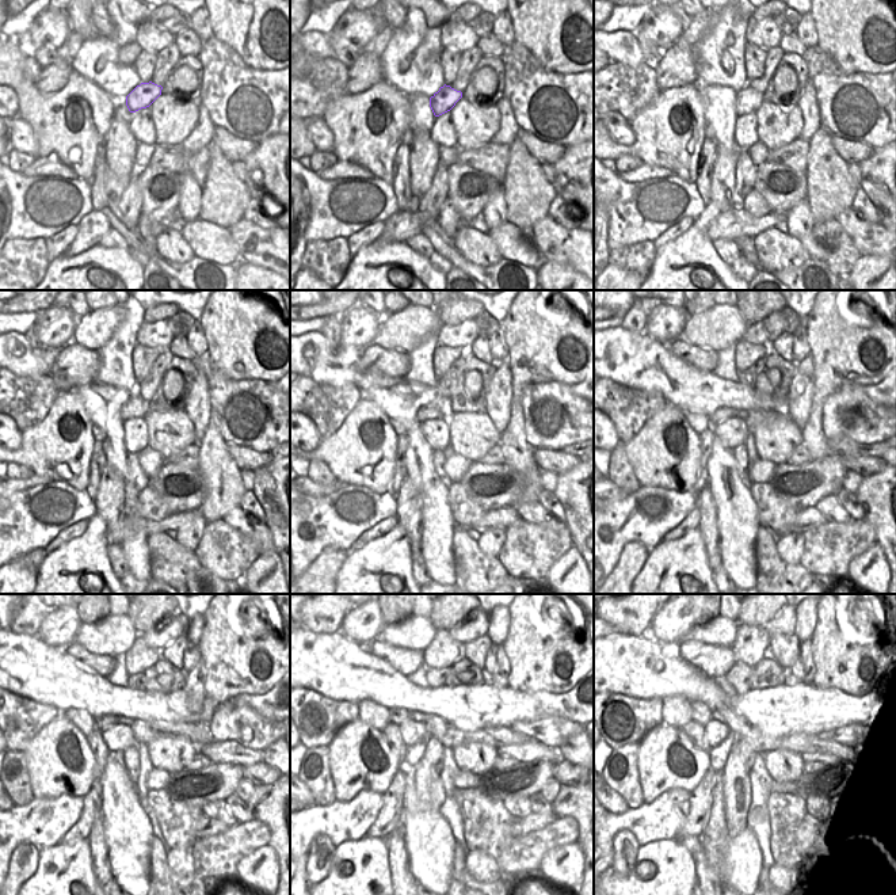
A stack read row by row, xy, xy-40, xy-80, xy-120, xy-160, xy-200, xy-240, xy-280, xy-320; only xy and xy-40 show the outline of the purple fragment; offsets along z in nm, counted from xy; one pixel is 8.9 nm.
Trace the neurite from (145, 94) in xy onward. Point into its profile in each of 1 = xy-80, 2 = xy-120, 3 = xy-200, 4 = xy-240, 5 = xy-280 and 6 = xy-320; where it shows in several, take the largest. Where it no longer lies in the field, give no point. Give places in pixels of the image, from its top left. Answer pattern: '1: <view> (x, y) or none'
1: xy-80 (747, 101)
2: xy-120 (136, 407)
3: xy-200 (721, 415)
4: xy-240 (103, 723)
5: xy-280 (397, 716)
6: xy-320 (701, 713)

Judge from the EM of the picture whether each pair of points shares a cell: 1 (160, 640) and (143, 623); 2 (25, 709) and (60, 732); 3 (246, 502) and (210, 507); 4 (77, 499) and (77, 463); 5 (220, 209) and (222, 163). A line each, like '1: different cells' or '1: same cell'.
1: different cells
2: different cells
3: different cells
4: different cells
5: same cell

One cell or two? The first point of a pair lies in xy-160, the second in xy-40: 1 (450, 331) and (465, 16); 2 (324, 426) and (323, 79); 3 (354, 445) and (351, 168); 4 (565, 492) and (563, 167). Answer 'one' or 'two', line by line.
1: two
2: one
3: two
4: one

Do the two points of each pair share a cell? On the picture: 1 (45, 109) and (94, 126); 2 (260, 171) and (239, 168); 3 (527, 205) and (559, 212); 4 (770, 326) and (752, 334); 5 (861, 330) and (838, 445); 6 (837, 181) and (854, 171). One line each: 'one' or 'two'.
1: one
2: two
3: two
4: one
5: two
6: two

